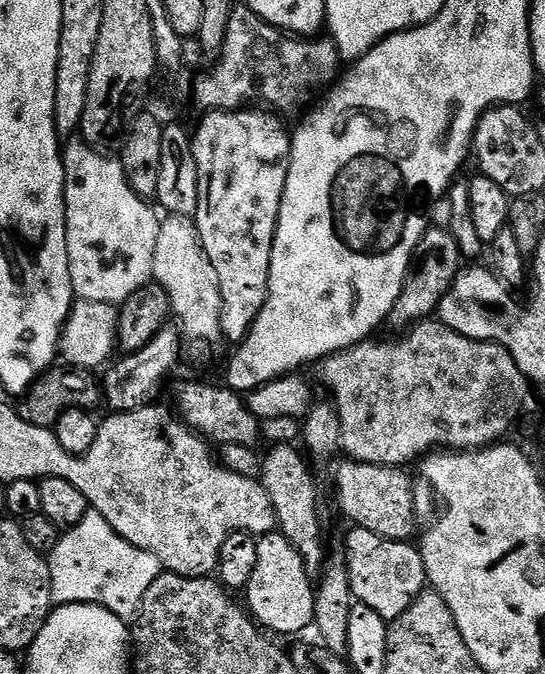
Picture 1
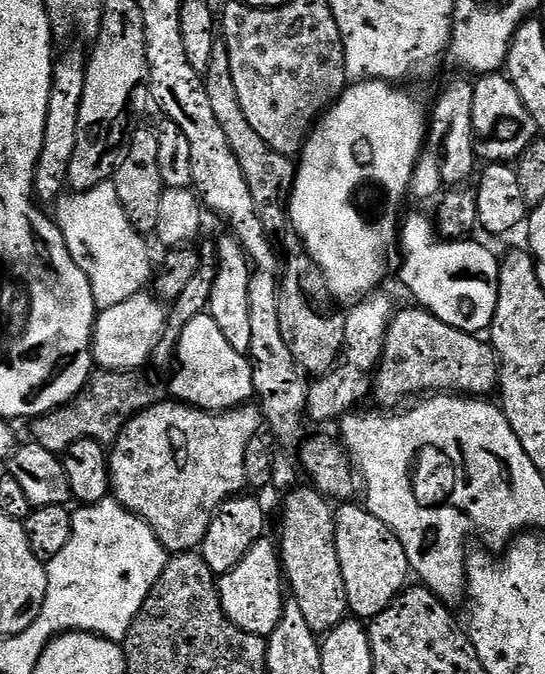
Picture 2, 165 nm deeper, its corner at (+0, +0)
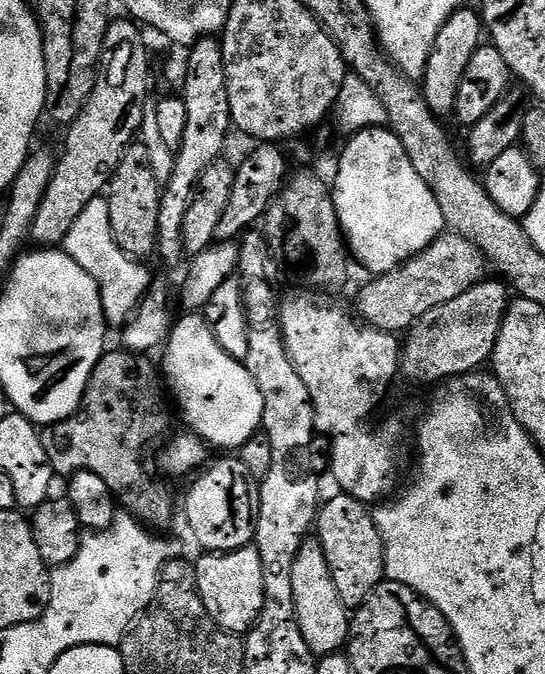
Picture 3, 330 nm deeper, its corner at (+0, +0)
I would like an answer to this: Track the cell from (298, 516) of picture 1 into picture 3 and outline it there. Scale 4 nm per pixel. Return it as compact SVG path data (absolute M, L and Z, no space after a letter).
M309 538L304 541L304 546L295 560L292 577L296 621L298 630L302 630L306 646L316 658L337 655L350 639L350 609L342 602L338 586L334 586L330 562L326 560L319 539Z

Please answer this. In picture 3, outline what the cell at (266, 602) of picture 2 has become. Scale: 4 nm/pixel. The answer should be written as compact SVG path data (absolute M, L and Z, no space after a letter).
M249 546L233 552L204 554L201 557L194 564L196 585L210 618L226 632L251 632L264 609L264 571L260 551L255 546Z

